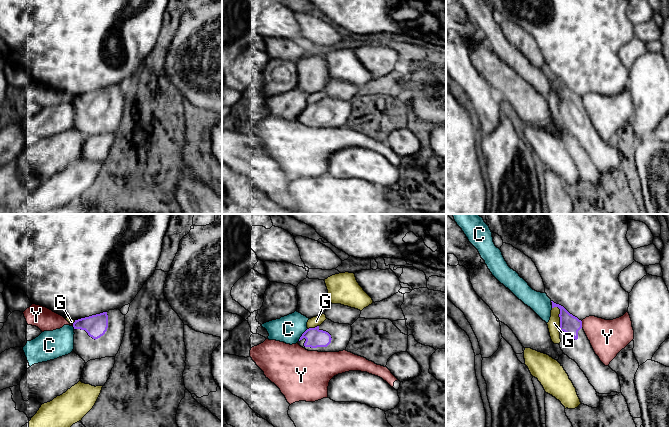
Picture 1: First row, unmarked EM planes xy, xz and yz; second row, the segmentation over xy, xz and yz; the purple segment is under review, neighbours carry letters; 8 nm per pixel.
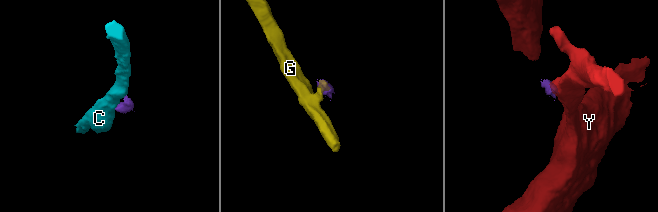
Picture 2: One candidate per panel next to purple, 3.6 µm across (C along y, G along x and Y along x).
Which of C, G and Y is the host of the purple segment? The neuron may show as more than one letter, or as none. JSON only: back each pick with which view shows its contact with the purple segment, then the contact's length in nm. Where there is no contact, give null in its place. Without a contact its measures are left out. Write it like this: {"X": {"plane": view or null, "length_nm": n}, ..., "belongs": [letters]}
{"belongs": []}

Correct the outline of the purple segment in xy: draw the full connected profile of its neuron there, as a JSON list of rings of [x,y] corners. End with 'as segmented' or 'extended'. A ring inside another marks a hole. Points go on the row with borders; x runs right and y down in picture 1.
[[[119,309],[75,320],[74,349],[85,363],[115,357],[125,333],[125,315]]]; extended

